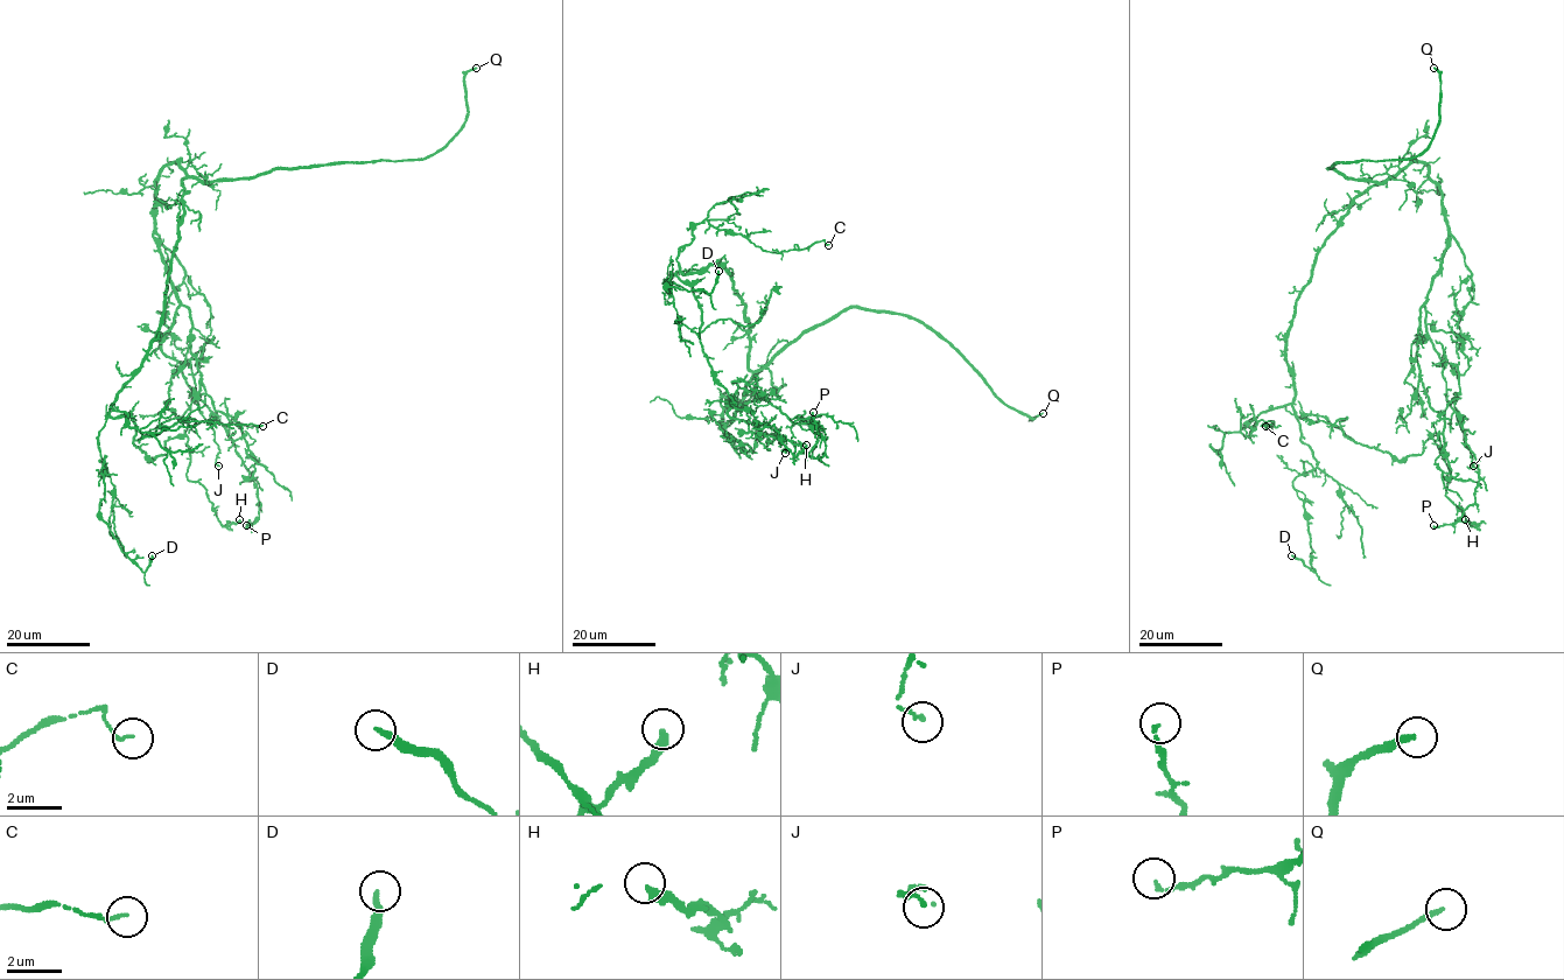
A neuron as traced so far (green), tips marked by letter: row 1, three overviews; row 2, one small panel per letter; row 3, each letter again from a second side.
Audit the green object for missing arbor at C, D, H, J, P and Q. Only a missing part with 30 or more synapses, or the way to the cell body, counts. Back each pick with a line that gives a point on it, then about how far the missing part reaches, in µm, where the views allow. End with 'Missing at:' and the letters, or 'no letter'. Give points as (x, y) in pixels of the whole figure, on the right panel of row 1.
Q: (1433, 68) | 350 µm
Missing at: Q

